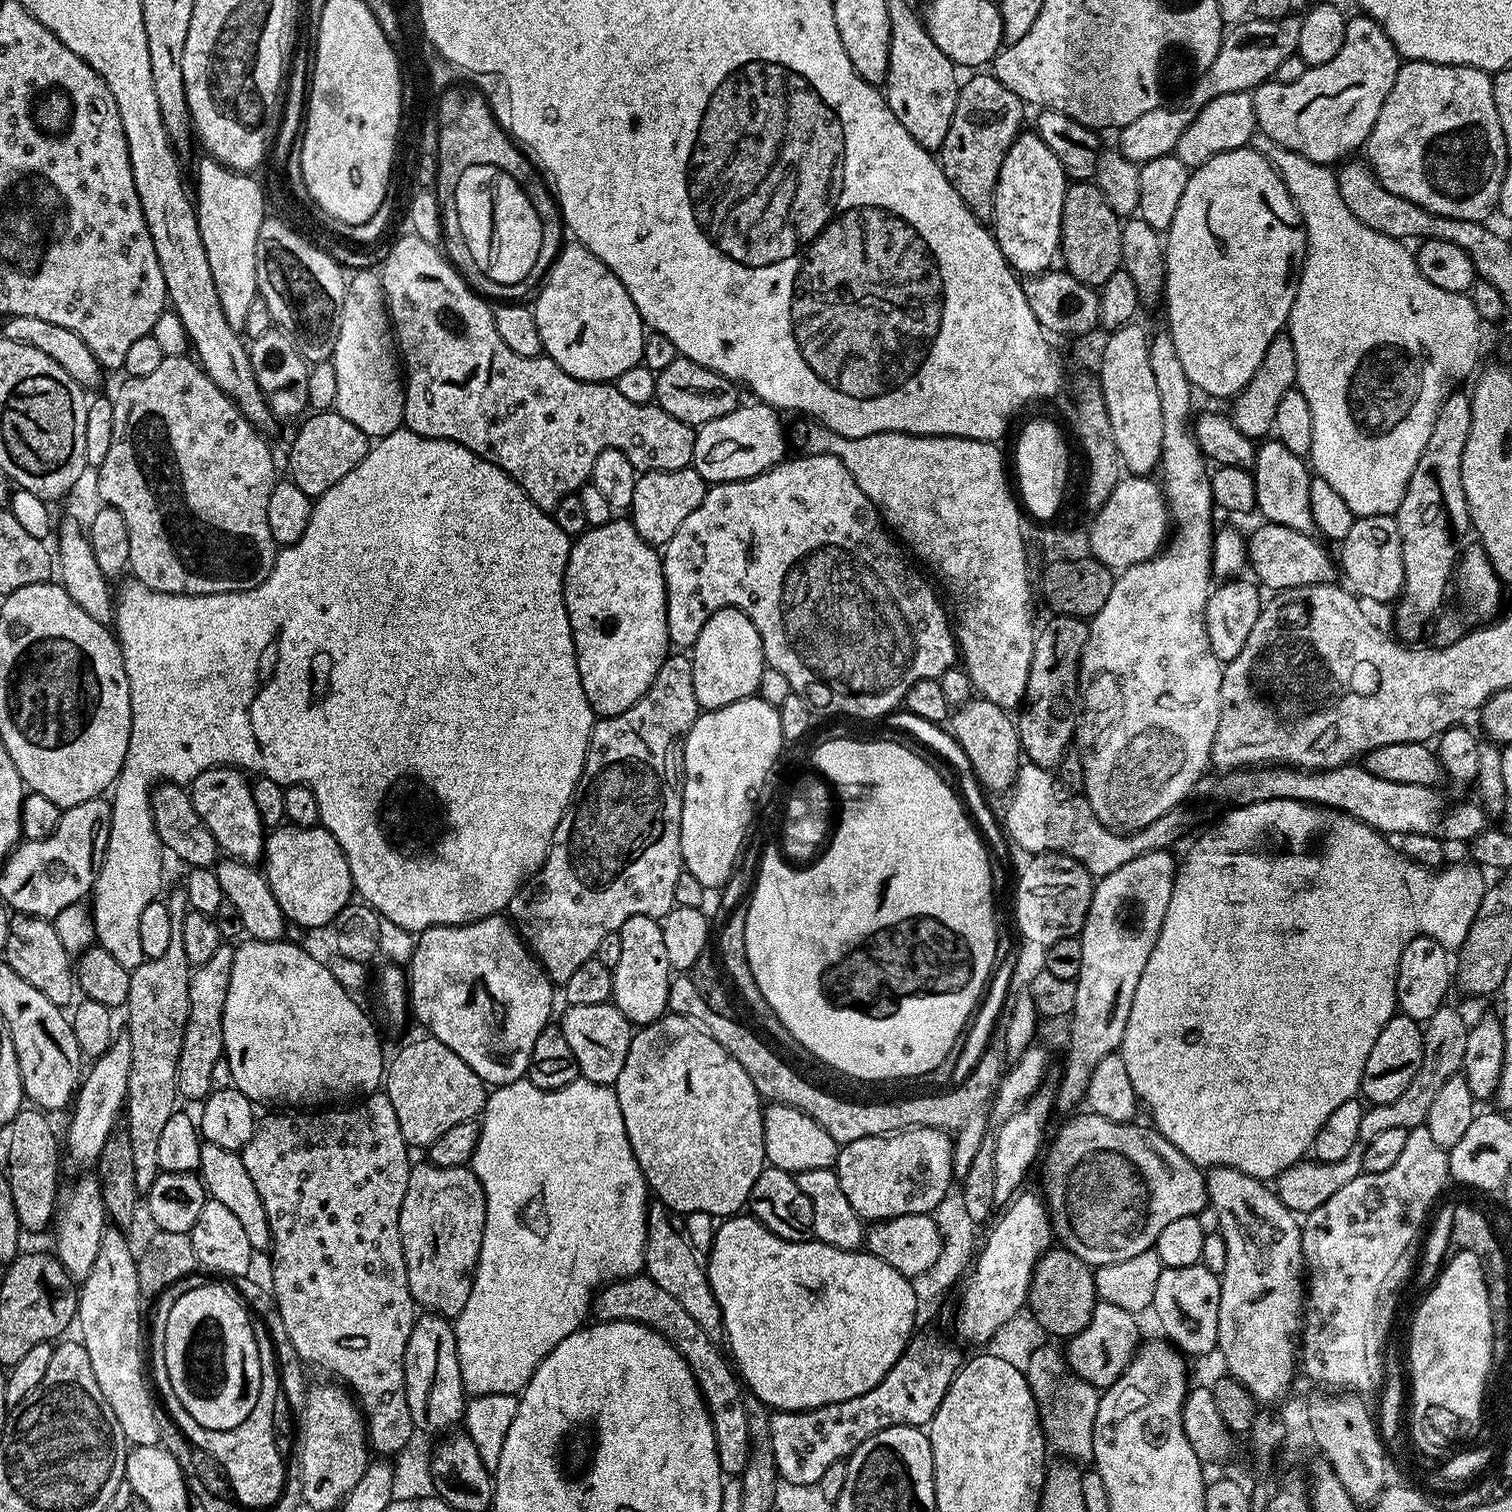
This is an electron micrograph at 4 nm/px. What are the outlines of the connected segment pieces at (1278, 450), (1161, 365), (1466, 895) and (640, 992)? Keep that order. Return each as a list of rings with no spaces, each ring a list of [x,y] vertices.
[[[1265,439],[1256,449],[1254,475],[1256,479],[1256,507],[1259,514],[1261,513],[1265,516],[1263,519],[1267,523],[1281,524],[1289,527],[1290,530],[1298,530],[1309,534],[1316,532],[1314,514],[1310,514],[1310,482],[1312,481],[1312,476],[1305,457],[1290,454],[1290,450],[1286,450],[1286,446],[1282,446],[1282,442],[1278,439]]]
[[[1167,330],[1152,332],[1148,341],[1150,350],[1150,366],[1154,370],[1154,383],[1158,385],[1158,398],[1162,398],[1162,454],[1160,462],[1164,480],[1164,498],[1168,505],[1168,515],[1174,527],[1170,532],[1170,539],[1166,547],[1151,556],[1146,562],[1138,562],[1134,566],[1123,569],[1116,576],[1114,586],[1110,590],[1110,598],[1106,598],[1106,606],[1098,610],[1098,614],[1091,617],[1088,624],[1088,641],[1084,647],[1084,653],[1080,659],[1080,704],[1082,715],[1078,720],[1078,727],[1074,737],[1078,745],[1078,751],[1082,758],[1082,770],[1084,771],[1084,787],[1082,795],[1088,805],[1094,810],[1098,822],[1115,832],[1133,832],[1142,830],[1142,826],[1150,826],[1154,818],[1162,818],[1166,810],[1185,803],[1193,795],[1195,786],[1199,780],[1209,771],[1212,764],[1212,747],[1214,746],[1214,733],[1218,731],[1218,710],[1220,709],[1220,691],[1222,690],[1222,674],[1224,669],[1222,662],[1210,650],[1210,638],[1206,634],[1206,602],[1212,595],[1214,587],[1214,573],[1212,571],[1212,545],[1214,543],[1214,527],[1212,528],[1212,512],[1214,503],[1211,494],[1211,482],[1209,469],[1204,469],[1206,457],[1200,451],[1195,436],[1192,435],[1194,411],[1192,412],[1192,395],[1194,389],[1192,383],[1186,378],[1186,370],[1182,370],[1182,362],[1178,359],[1178,350],[1174,350],[1172,336]]]
[[[1472,862],[1466,864],[1452,864],[1449,868],[1444,866],[1439,869],[1440,880],[1432,880],[1432,904],[1424,904],[1424,896],[1420,896],[1420,914],[1428,916],[1428,925],[1424,928],[1408,928],[1408,941],[1419,936],[1430,936],[1449,950],[1459,950],[1464,945],[1486,891],[1485,873]]]
[[[649,916],[626,918],[619,934],[622,938],[622,954],[618,957],[618,966],[612,969],[611,1003],[622,1010],[629,1024],[653,1024],[658,1017],[669,1011],[668,986],[674,972],[670,966],[670,958],[666,958],[660,921]]]

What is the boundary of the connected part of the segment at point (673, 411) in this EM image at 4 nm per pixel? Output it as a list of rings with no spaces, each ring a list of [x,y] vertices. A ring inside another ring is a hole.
[[[677,355],[676,360],[666,366],[666,370],[656,373],[655,403],[666,410],[666,414],[687,424],[699,426],[714,418],[722,418],[740,407],[742,397],[736,393],[736,388],[737,385],[722,374],[688,360],[685,356]]]

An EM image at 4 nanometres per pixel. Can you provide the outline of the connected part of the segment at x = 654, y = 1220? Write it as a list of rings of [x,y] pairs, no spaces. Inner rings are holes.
[[[652,1202],[648,1205],[646,1214],[646,1242],[644,1243],[644,1266],[643,1271],[666,1294],[670,1294],[677,1302],[682,1302],[686,1314],[706,1330],[711,1340],[717,1342],[724,1340],[724,1319],[722,1310],[714,1298],[714,1290],[710,1290],[708,1273],[705,1265],[696,1257],[694,1249],[688,1245],[688,1240],[676,1229],[673,1213],[669,1212],[665,1204]]]

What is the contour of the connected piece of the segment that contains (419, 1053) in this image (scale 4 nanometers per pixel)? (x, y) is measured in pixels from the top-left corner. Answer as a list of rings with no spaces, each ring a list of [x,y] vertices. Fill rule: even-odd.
[[[428,1034],[425,1040],[406,1045],[393,1060],[391,1057],[386,1068],[386,1095],[394,1106],[394,1114],[398,1114],[398,1126],[409,1145],[427,1146],[434,1142],[434,1138],[446,1134],[450,1126],[458,1126],[458,1122],[463,1120],[475,1120],[483,1113],[486,1085],[478,1078],[478,1074],[474,1074],[474,1070],[470,1070],[470,1066],[466,1066],[466,1062],[462,1062],[462,1058],[458,1058],[458,1054],[454,1054],[454,1050],[450,1050],[450,1046]]]

